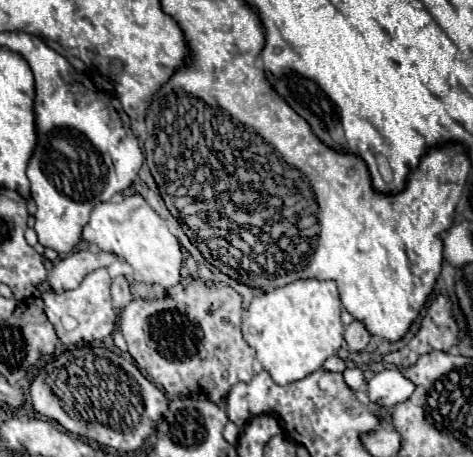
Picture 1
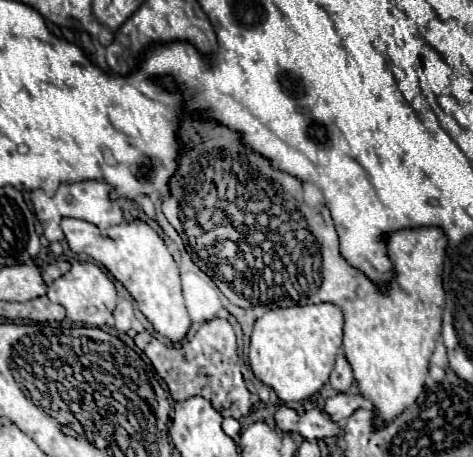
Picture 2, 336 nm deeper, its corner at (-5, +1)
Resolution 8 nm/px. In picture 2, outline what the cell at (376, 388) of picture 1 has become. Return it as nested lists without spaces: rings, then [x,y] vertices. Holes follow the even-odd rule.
[[[345,392],[345,394],[335,394],[333,398],[327,398],[323,404],[323,412],[337,424],[343,426],[343,422],[363,404],[363,396],[361,394],[353,394],[353,392]]]

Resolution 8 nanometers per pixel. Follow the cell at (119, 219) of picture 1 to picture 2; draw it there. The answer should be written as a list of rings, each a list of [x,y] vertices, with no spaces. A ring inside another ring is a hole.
[[[63,218],[61,230],[65,240],[73,252],[89,254],[97,264],[105,266],[115,280],[123,284],[123,288],[135,298],[143,316],[153,324],[153,328],[171,342],[179,342],[189,332],[191,320],[181,294],[181,280],[177,266],[167,252],[161,236],[145,222],[133,220],[129,224],[119,224],[105,234],[87,220]]]

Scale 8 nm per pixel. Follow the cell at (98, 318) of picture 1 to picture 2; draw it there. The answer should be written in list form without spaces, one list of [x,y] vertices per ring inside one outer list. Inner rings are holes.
[[[75,262],[67,274],[59,276],[49,286],[47,294],[53,302],[61,304],[67,310],[67,316],[73,322],[81,322],[85,326],[105,326],[105,324],[111,324],[111,320],[113,320],[113,310],[115,310],[115,302],[117,302],[115,284],[97,264]]]

